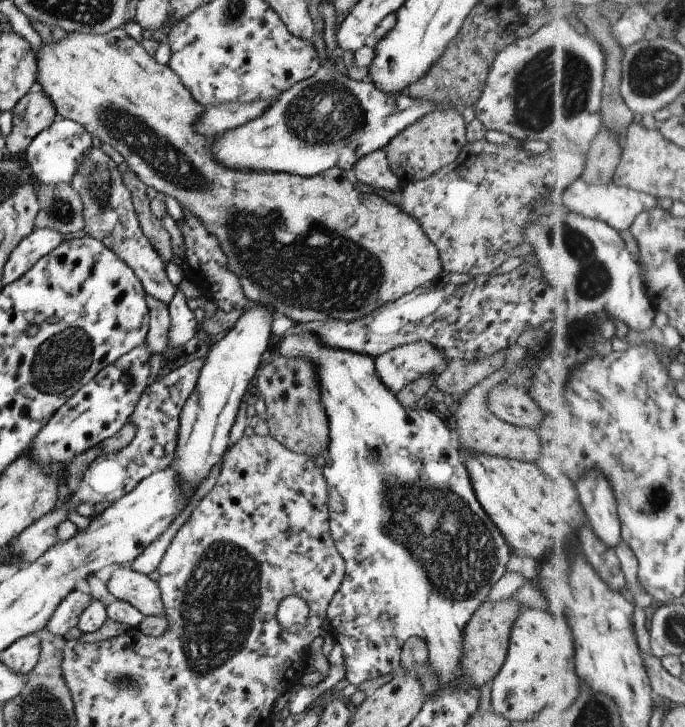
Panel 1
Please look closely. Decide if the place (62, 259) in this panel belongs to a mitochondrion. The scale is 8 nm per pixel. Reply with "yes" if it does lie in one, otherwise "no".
no

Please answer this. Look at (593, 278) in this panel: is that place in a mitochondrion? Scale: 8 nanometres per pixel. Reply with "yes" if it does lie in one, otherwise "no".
yes

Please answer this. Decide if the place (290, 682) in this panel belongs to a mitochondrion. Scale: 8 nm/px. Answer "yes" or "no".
no

